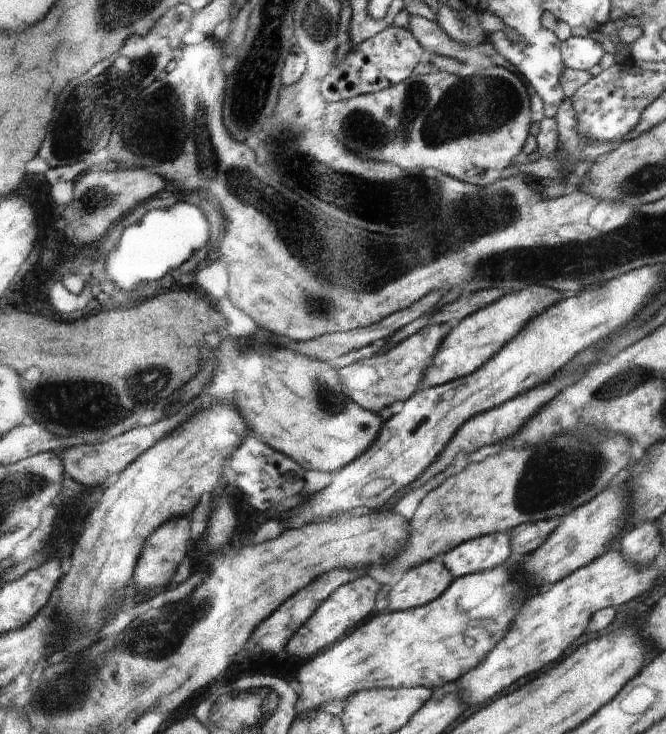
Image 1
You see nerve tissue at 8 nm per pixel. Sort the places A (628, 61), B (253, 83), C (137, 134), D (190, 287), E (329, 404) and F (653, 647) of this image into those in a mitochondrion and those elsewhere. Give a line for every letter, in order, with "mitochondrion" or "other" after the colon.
A: other
B: mitochondrion
C: mitochondrion
D: other
E: mitochondrion
F: other

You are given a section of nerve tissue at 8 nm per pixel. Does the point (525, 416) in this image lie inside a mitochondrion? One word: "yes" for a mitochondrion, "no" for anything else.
no

